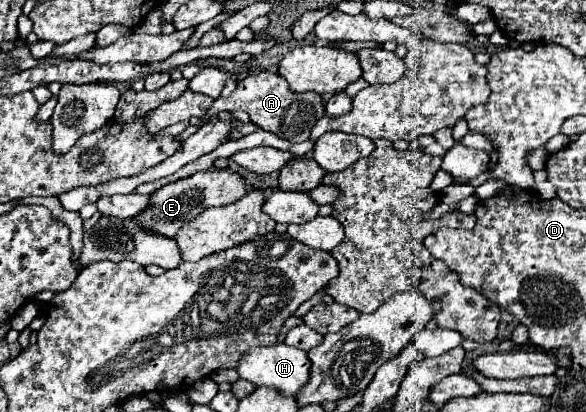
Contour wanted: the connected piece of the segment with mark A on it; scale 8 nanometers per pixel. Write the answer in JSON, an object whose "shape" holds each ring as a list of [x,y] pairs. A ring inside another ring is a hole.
{"shape":[[[257,72],[257,74],[249,74],[247,78],[243,78],[237,84],[237,90],[229,96],[229,98],[217,98],[211,106],[211,110],[203,116],[203,122],[209,120],[209,116],[217,114],[219,110],[245,110],[249,114],[249,118],[263,130],[269,130],[273,134],[277,134],[279,138],[285,138],[289,142],[303,142],[309,138],[311,126],[323,116],[325,108],[323,108],[323,100],[319,94],[315,92],[303,92],[303,94],[295,94],[289,90],[287,82],[283,76],[275,74],[275,72]]]}

